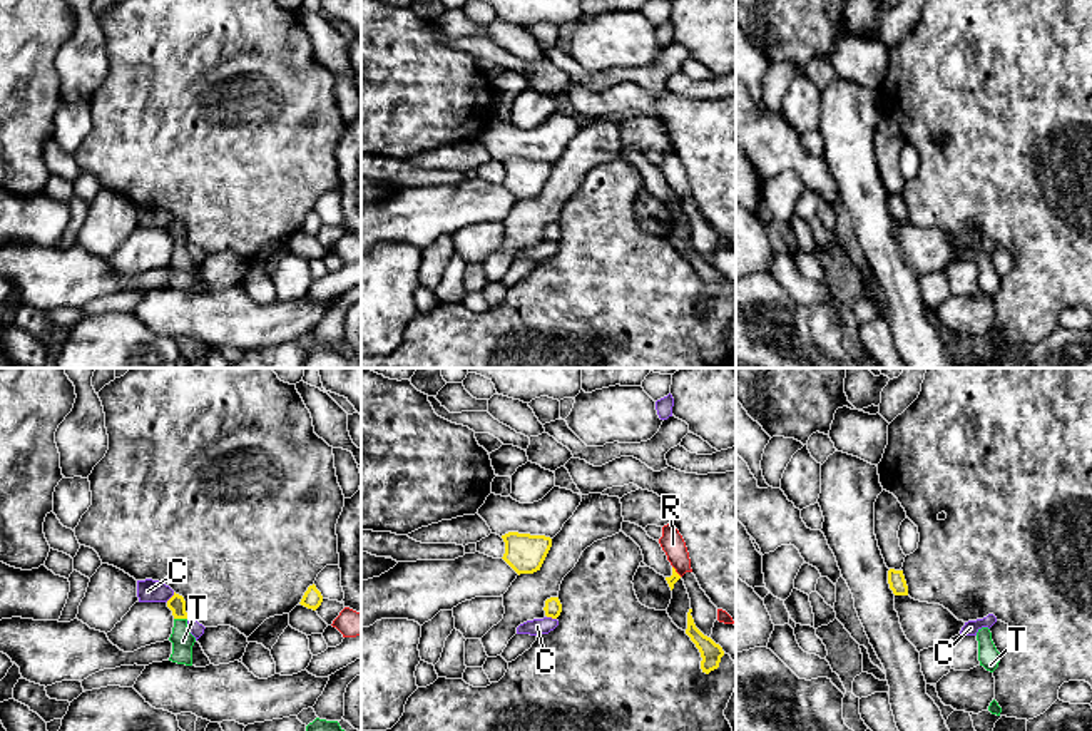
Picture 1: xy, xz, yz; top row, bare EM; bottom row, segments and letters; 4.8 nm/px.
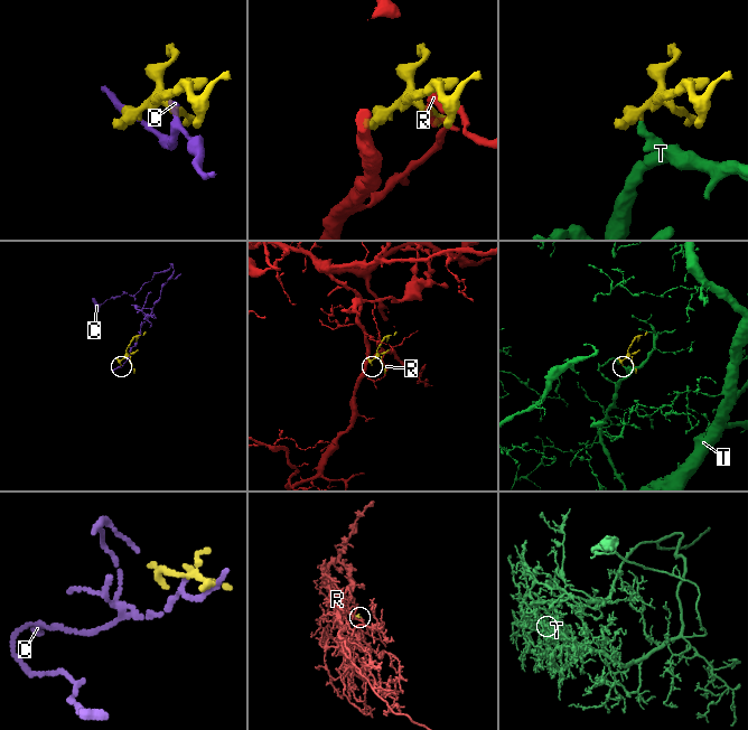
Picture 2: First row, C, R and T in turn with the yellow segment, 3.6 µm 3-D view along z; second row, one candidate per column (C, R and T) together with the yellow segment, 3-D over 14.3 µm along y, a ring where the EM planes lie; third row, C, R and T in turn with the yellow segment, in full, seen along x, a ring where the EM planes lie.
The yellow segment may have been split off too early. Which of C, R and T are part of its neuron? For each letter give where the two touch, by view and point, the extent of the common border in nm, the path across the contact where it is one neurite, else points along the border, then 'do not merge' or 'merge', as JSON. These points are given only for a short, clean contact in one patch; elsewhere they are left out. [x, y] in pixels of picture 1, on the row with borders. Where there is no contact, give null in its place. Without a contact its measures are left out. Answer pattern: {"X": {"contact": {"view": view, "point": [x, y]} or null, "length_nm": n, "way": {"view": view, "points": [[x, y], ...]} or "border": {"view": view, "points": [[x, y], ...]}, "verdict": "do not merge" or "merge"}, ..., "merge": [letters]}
{"C": {"contact": {"view": "xy", "point": [171, 598]}, "length_nm": 60, "border": {"view": "xy", "points": [[174, 592], [166, 601]]}, "verdict": "do not merge"}, "R": {"contact": {"view": "xz", "point": [674, 571]}, "length_nm": 70, "border": {"view": "xz", "points": [[673, 566], [681, 576]]}, "verdict": "do not merge"}, "T": {"contact": {"view": "xy", "point": [181, 618]}, "length_nm": 60, "way": {"view": "xy", "points": [[176, 603], [181, 618], [183, 641]]}, "verdict": "merge"}, "merge": ["T"]}

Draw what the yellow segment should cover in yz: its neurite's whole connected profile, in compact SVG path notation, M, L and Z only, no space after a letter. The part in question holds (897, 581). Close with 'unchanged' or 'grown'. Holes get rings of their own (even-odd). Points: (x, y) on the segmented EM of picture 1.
M888 570L888 584L895 596L908 596L908 585L903 570Z; unchanged

